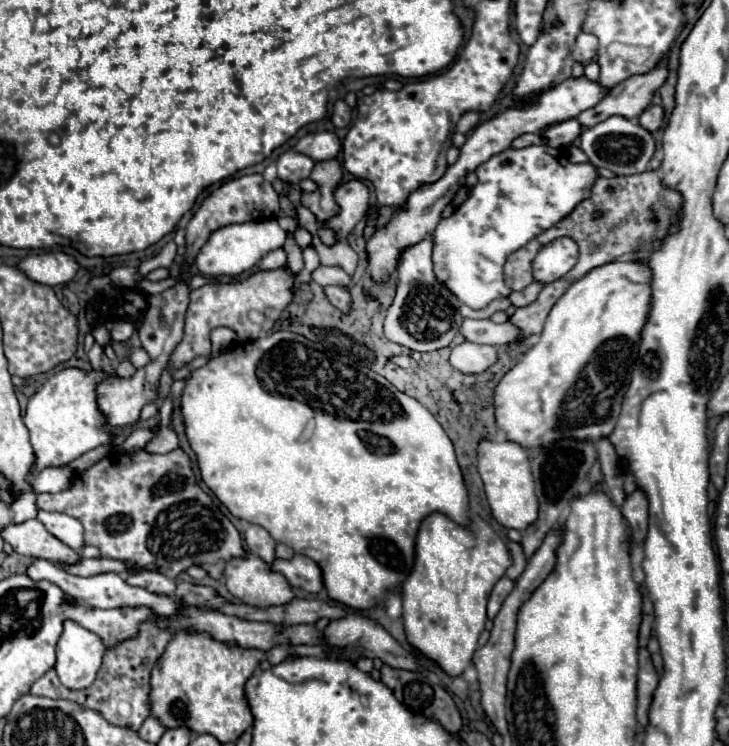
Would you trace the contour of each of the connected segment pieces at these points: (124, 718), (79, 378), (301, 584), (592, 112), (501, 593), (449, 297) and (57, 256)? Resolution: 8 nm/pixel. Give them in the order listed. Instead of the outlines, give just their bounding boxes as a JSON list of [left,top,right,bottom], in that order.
[[30,622,172,730],[24,368,116,472],[270,554,324,592],[578,62,668,128],[488,576,514,618],[384,238,460,352],[20,252,78,286]]

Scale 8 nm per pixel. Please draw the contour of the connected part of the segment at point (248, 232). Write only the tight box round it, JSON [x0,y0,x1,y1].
[196,218,286,276]

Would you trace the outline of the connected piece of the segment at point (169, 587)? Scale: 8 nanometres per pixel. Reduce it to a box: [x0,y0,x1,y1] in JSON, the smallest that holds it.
[126,570,176,596]

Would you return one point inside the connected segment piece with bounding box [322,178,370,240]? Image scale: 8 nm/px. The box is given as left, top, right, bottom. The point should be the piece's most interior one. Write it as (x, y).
(353, 197)

